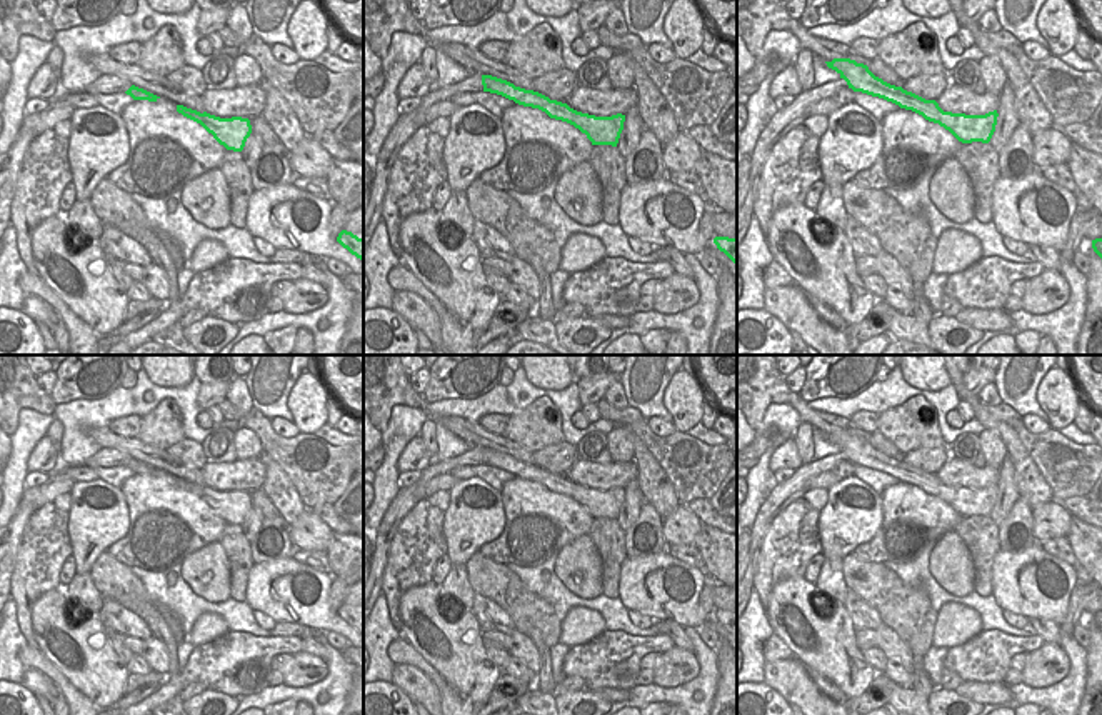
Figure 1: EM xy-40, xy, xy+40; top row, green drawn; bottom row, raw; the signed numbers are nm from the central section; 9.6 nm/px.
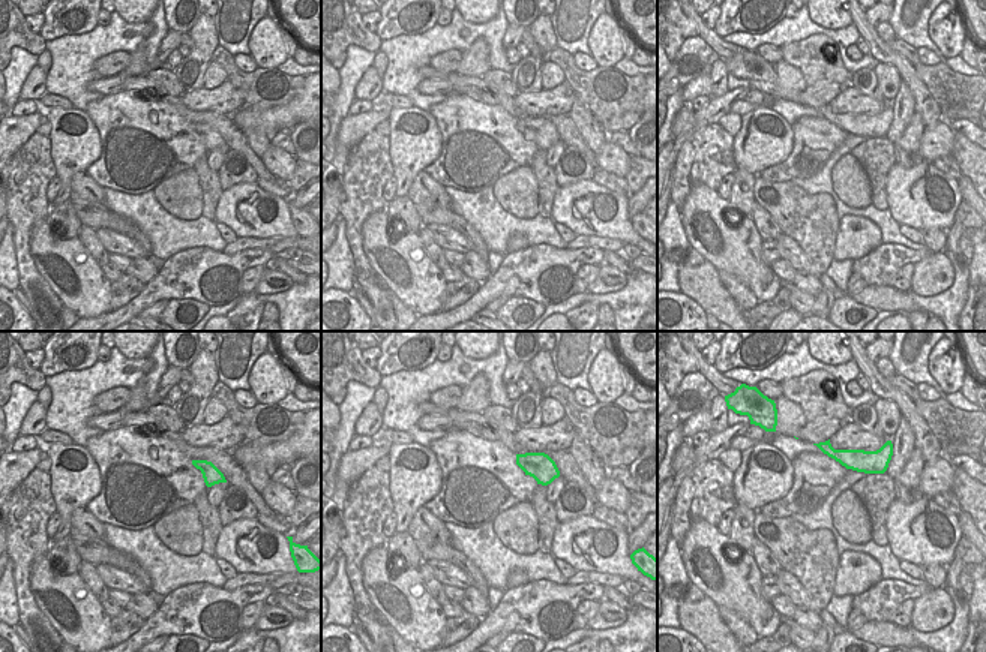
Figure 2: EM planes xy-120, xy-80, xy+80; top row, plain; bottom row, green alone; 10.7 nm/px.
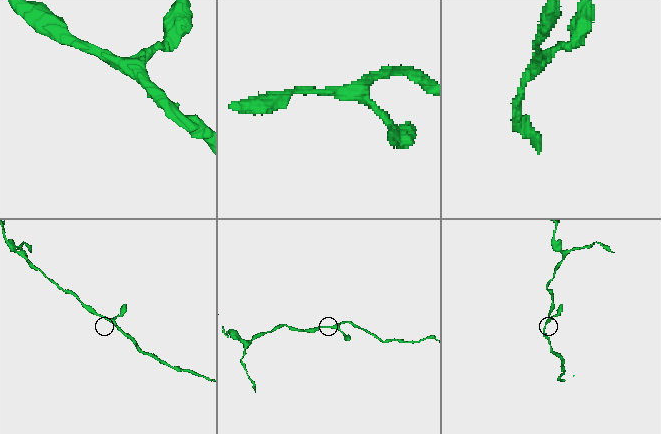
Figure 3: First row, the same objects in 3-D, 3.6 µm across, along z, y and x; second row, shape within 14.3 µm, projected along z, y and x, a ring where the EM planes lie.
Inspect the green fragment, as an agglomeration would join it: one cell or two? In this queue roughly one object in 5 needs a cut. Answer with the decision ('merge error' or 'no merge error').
no merge error

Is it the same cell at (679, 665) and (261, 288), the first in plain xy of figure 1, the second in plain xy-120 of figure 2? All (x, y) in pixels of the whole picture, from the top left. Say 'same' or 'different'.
same

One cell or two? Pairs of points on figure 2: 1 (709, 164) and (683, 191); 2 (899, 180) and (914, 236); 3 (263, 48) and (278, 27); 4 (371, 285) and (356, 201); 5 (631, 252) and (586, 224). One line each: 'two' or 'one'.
1: one
2: two
3: one
4: one
5: two

